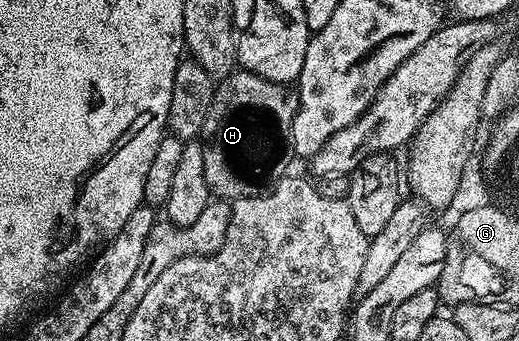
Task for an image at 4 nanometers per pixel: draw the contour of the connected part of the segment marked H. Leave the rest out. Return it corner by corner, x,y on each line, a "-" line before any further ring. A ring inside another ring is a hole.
235,69
228,77
217,80
212,109
200,136
204,149
204,181
208,181
211,196
222,201
247,199
267,191
285,178
286,166
292,160
290,130
298,112
298,92
293,86
268,81
251,71

